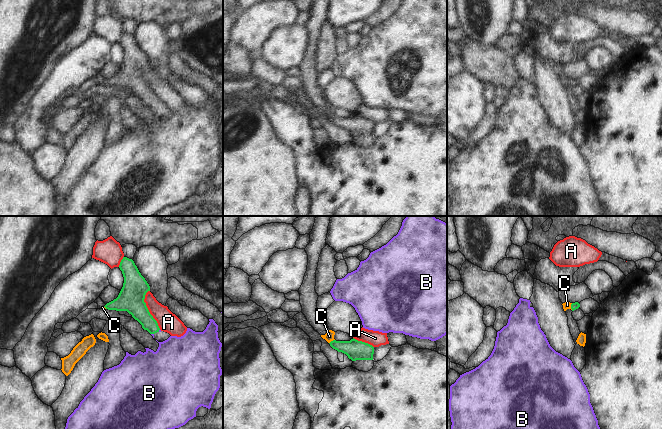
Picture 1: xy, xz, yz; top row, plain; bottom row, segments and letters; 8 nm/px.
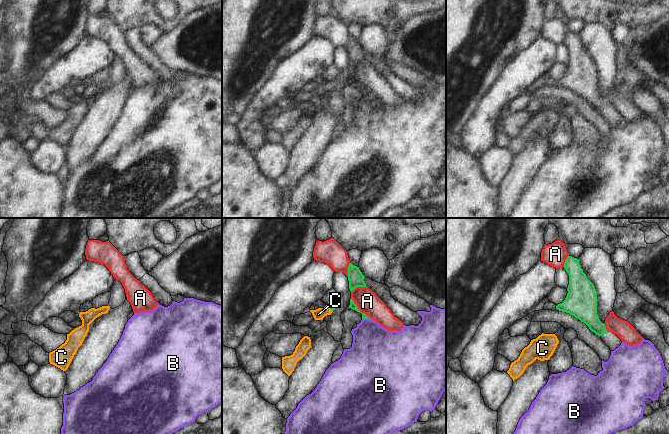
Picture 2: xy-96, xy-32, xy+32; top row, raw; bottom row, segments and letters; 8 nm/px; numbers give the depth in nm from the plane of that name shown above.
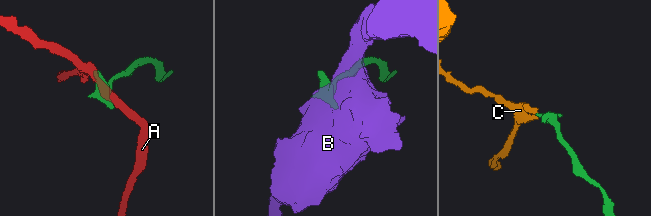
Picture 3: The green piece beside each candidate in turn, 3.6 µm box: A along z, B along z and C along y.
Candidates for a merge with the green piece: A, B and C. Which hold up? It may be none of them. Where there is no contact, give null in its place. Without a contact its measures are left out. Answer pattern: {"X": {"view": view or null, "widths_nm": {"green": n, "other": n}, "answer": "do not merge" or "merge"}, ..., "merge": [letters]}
{"A": {"view": "xy", "widths_nm": {"green": 200, "other": 160}, "answer": "do not merge"}, "B": {"view": "xy", "widths_nm": {"green": 150, "other": 20}, "answer": "do not merge"}, "C": {"view": "xz", "widths_nm": {"green": 160, "other": 80}, "answer": "merge"}, "merge": ["C"]}

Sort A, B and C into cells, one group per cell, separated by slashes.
A / B / C

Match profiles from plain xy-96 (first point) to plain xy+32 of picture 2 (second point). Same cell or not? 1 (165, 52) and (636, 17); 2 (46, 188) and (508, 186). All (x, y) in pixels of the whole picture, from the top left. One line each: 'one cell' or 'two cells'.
1: two cells
2: two cells

